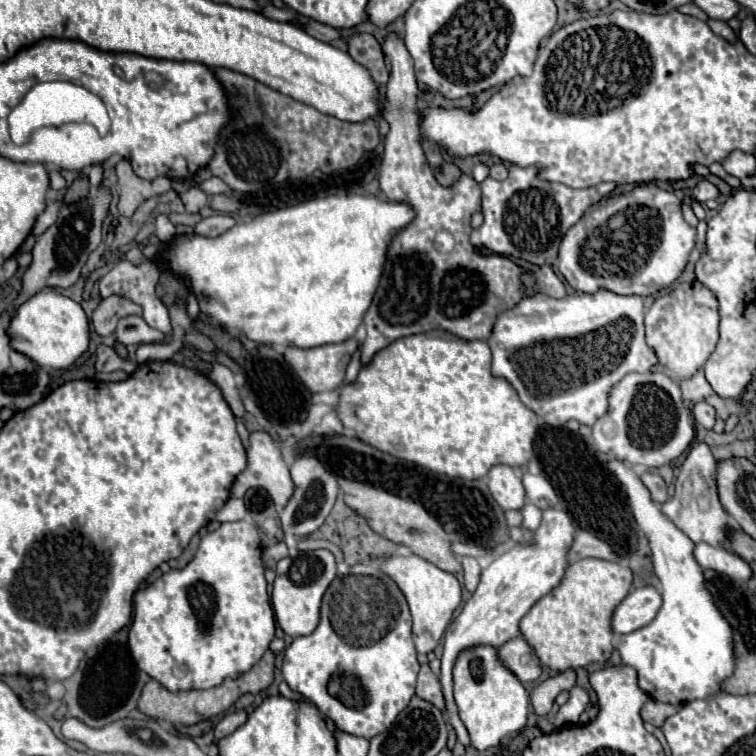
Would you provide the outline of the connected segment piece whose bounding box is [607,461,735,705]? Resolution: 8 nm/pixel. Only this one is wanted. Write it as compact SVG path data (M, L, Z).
M609 461L607 467L625 487L633 515L649 539L655 575L661 581L663 593L663 605L649 625L619 635L617 651L621 665L629 665L637 671L639 687L655 701L679 705L695 699L709 699L723 691L723 681L735 671L733 629L719 607L715 607L711 591L705 587L703 569L691 555L695 543L659 511L659 505L651 501L649 491L629 467L621 461Z

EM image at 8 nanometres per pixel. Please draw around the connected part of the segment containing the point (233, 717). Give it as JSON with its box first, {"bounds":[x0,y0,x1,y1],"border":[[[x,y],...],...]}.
{"bounds":[213,711,247,741],"border":[[[235,711],[235,713],[225,715],[225,717],[219,721],[219,725],[215,727],[215,731],[213,731],[213,733],[215,733],[215,741],[231,735],[239,725],[245,723],[245,719],[247,719],[247,713],[245,713],[245,711]]]}

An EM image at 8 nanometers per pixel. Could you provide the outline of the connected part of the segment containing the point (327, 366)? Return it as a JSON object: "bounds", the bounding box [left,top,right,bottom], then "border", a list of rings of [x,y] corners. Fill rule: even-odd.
{"bounds":[285,339,359,393],"border":[[[347,339],[343,343],[333,345],[319,345],[311,349],[291,345],[285,349],[285,359],[297,371],[301,381],[313,393],[319,393],[331,391],[333,387],[341,385],[347,363],[351,361],[357,349],[359,349],[357,339]]]}

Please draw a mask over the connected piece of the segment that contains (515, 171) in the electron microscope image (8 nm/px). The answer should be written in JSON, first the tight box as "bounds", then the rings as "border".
{"bounds":[471,165,617,265],"border":[[[511,165],[509,177],[505,181],[487,177],[481,183],[481,205],[485,221],[471,233],[471,243],[477,249],[485,247],[491,253],[519,257],[535,265],[553,265],[557,259],[559,243],[567,229],[575,225],[591,205],[599,203],[617,187],[615,183],[599,183],[587,189],[571,189],[561,183],[541,181],[535,173],[535,167]]]}

